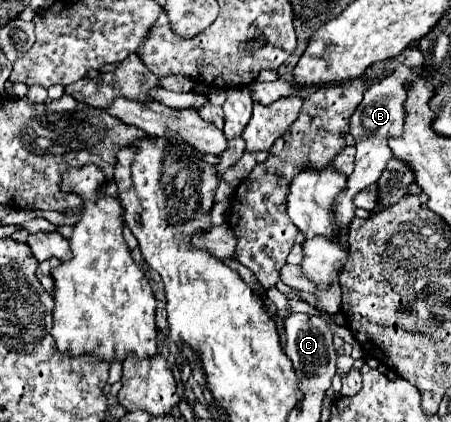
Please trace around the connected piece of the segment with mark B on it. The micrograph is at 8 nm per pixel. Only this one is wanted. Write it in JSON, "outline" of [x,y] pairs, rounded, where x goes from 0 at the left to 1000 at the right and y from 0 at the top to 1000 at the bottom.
{"outline":[[[887,154],[869,178],[829,197],[829,206],[820,206],[820,216],[812,216],[803,244],[794,249],[794,263],[785,263],[785,282],[776,282],[776,320],[789,329],[794,363],[789,363],[785,410],[772,419],[772,443],[767,443],[767,453],[758,453],[758,472],[749,472],[749,528],[758,528],[758,538],[772,538],[776,514],[785,514],[789,491],[780,481],[780,467],[794,453],[803,453],[807,443],[834,434],[838,419],[847,415],[847,405],[856,400],[856,386],[869,372],[860,329],[891,325],[891,315],[896,315],[896,282],[900,282],[896,249],[905,235],[900,206],[909,206],[909,197],[918,197],[918,187],[927,187],[927,178],[931,173],[922,164]]]}

